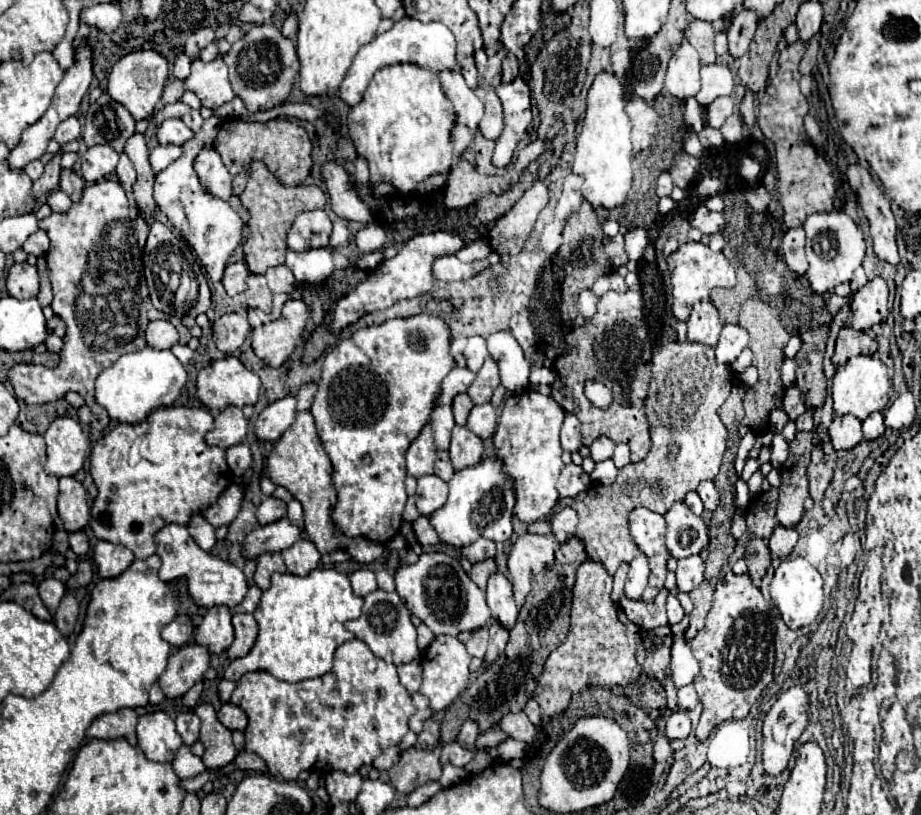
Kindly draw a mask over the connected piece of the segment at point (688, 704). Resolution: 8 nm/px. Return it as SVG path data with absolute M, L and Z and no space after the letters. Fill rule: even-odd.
M692 685L678 689L678 709L688 711L688 709L694 709L696 705L698 705L698 695L696 695L696 689Z

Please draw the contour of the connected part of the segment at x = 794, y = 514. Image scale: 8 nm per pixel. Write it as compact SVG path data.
M798 431L796 439L790 443L790 455L782 463L782 485L776 507L776 519L780 525L794 527L804 515L804 501L808 497L808 475L806 467L810 463L812 433Z

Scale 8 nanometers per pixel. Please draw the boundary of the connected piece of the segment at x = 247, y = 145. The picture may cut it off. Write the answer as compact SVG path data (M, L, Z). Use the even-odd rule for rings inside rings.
M274 119L266 123L248 123L248 121L222 121L218 127L218 137L214 139L214 149L220 153L224 165L232 173L232 191L240 195L248 181L246 165L254 159L266 163L266 167L284 183L284 185L302 185L312 169L312 141L300 125L290 125L286 119Z

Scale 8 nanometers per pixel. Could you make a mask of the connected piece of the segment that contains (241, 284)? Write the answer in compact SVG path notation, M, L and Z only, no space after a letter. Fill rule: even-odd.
M236 261L236 263L230 263L224 271L224 279L222 279L222 285L226 289L228 295L236 295L236 293L242 293L246 291L246 277L250 275L248 267L244 261Z

